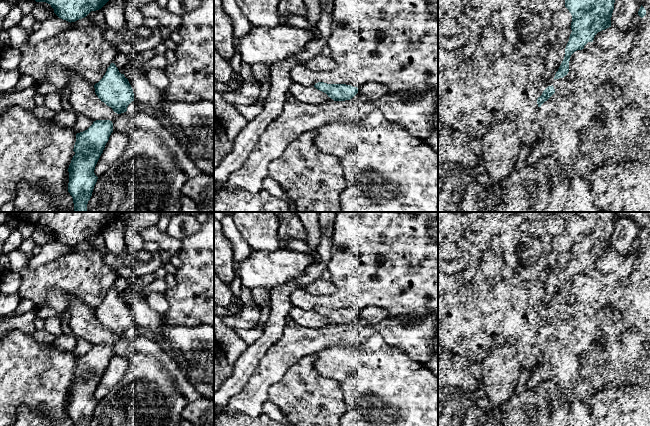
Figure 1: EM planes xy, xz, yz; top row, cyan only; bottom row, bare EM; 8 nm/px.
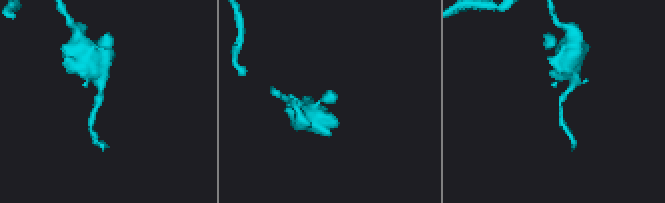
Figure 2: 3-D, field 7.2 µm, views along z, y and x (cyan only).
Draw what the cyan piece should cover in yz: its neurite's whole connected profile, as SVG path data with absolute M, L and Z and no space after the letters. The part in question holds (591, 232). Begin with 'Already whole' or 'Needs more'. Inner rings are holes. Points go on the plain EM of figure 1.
Already whole. M555 212L565 223L565 231L572 239L571 258L565 272L564 283L555 298L554 304L563 302L569 296L569 285L571 279L584 273L588 266L593 266L595 259L611 251L611 241L617 217L614 212Z

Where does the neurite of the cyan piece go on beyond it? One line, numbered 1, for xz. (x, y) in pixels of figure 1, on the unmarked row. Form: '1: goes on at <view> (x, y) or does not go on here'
1: does not go on here

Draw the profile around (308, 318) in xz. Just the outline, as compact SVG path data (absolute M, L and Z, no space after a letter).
M295 306L291 308L289 317L297 324L307 328L334 326L326 317L316 313L314 310L303 310Z

